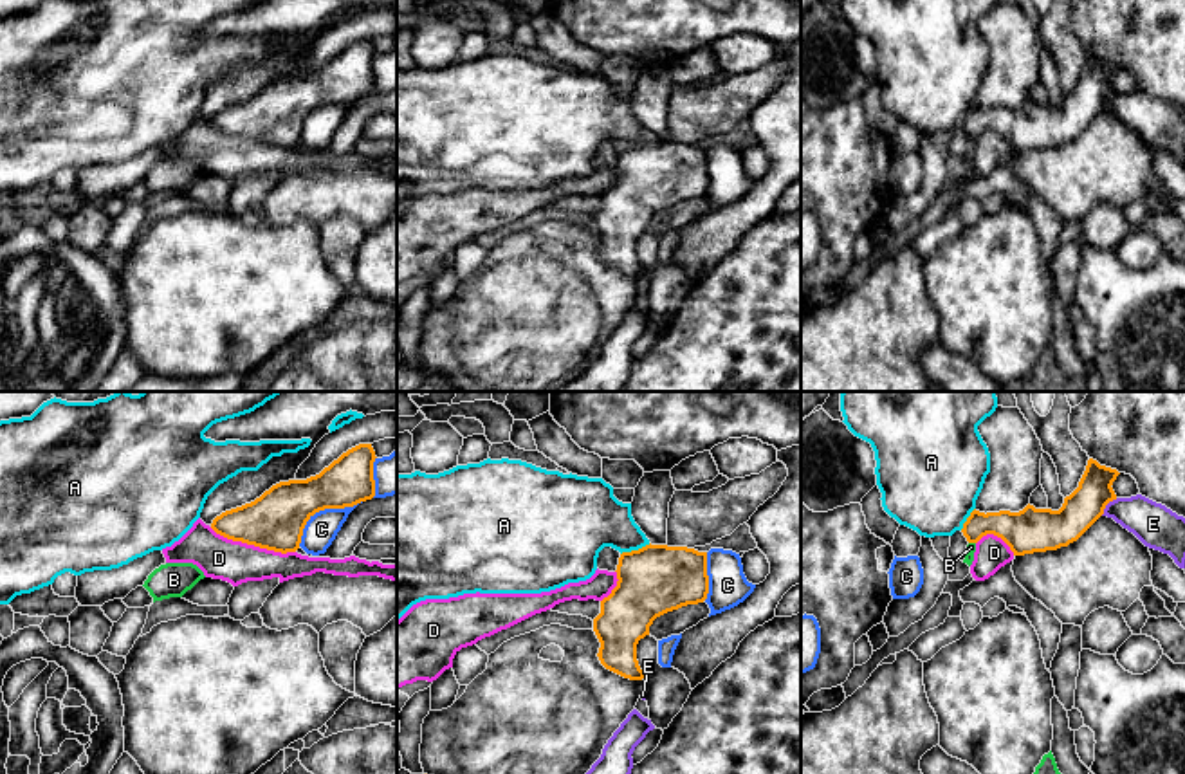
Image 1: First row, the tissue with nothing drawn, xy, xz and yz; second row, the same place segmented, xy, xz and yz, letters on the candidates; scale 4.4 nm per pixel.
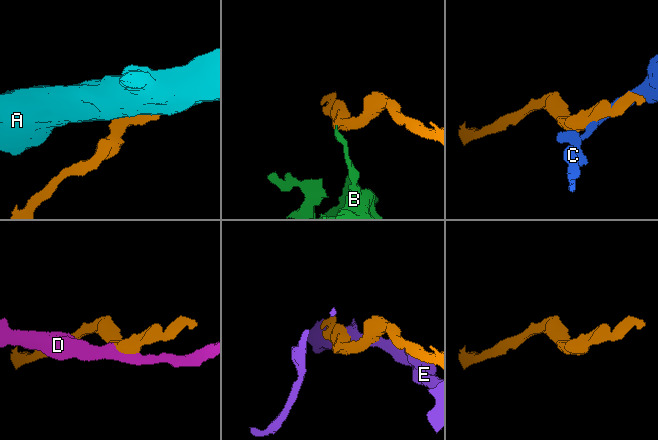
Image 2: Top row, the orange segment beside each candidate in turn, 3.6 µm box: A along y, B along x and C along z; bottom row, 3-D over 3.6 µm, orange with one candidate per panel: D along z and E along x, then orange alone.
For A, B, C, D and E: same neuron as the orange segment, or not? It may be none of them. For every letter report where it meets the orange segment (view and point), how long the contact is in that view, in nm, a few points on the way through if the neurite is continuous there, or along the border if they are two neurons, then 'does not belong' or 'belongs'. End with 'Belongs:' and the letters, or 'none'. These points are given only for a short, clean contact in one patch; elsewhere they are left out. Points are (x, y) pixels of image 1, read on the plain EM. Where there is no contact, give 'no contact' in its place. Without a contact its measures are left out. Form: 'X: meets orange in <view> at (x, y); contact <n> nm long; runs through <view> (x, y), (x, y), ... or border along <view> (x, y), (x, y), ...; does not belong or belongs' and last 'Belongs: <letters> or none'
A: meets orange in xz at (635, 147); contact 140 nm long; does not belong
B: meets orange in yz at (973, 138); contact 30 nm long; border along yz (969, 138), (974, 139); does not belong
C: meets orange in xy at (321, 105); contact 360 nm long; does not belong
D: meets orange in xy at (253, 139); contact 400 nm long; border along xy (210, 123), (233, 136), (294, 148); does not belong
E: meets orange in yz at (1106, 100); contact 110 nm long; does not belong
Belongs: none

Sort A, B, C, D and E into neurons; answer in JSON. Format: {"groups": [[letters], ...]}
{"groups": [["A"], ["B"], ["C"], ["D"], ["E"]]}

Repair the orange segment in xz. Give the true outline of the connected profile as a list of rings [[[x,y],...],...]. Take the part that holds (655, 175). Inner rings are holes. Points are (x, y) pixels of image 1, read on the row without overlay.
[[[646,141],[622,148],[617,161],[617,182],[601,197],[601,209],[593,215],[593,227],[601,238],[601,260],[629,276],[642,276],[644,267],[637,256],[637,240],[649,231],[653,217],[667,207],[707,195],[707,148],[687,143]]]

